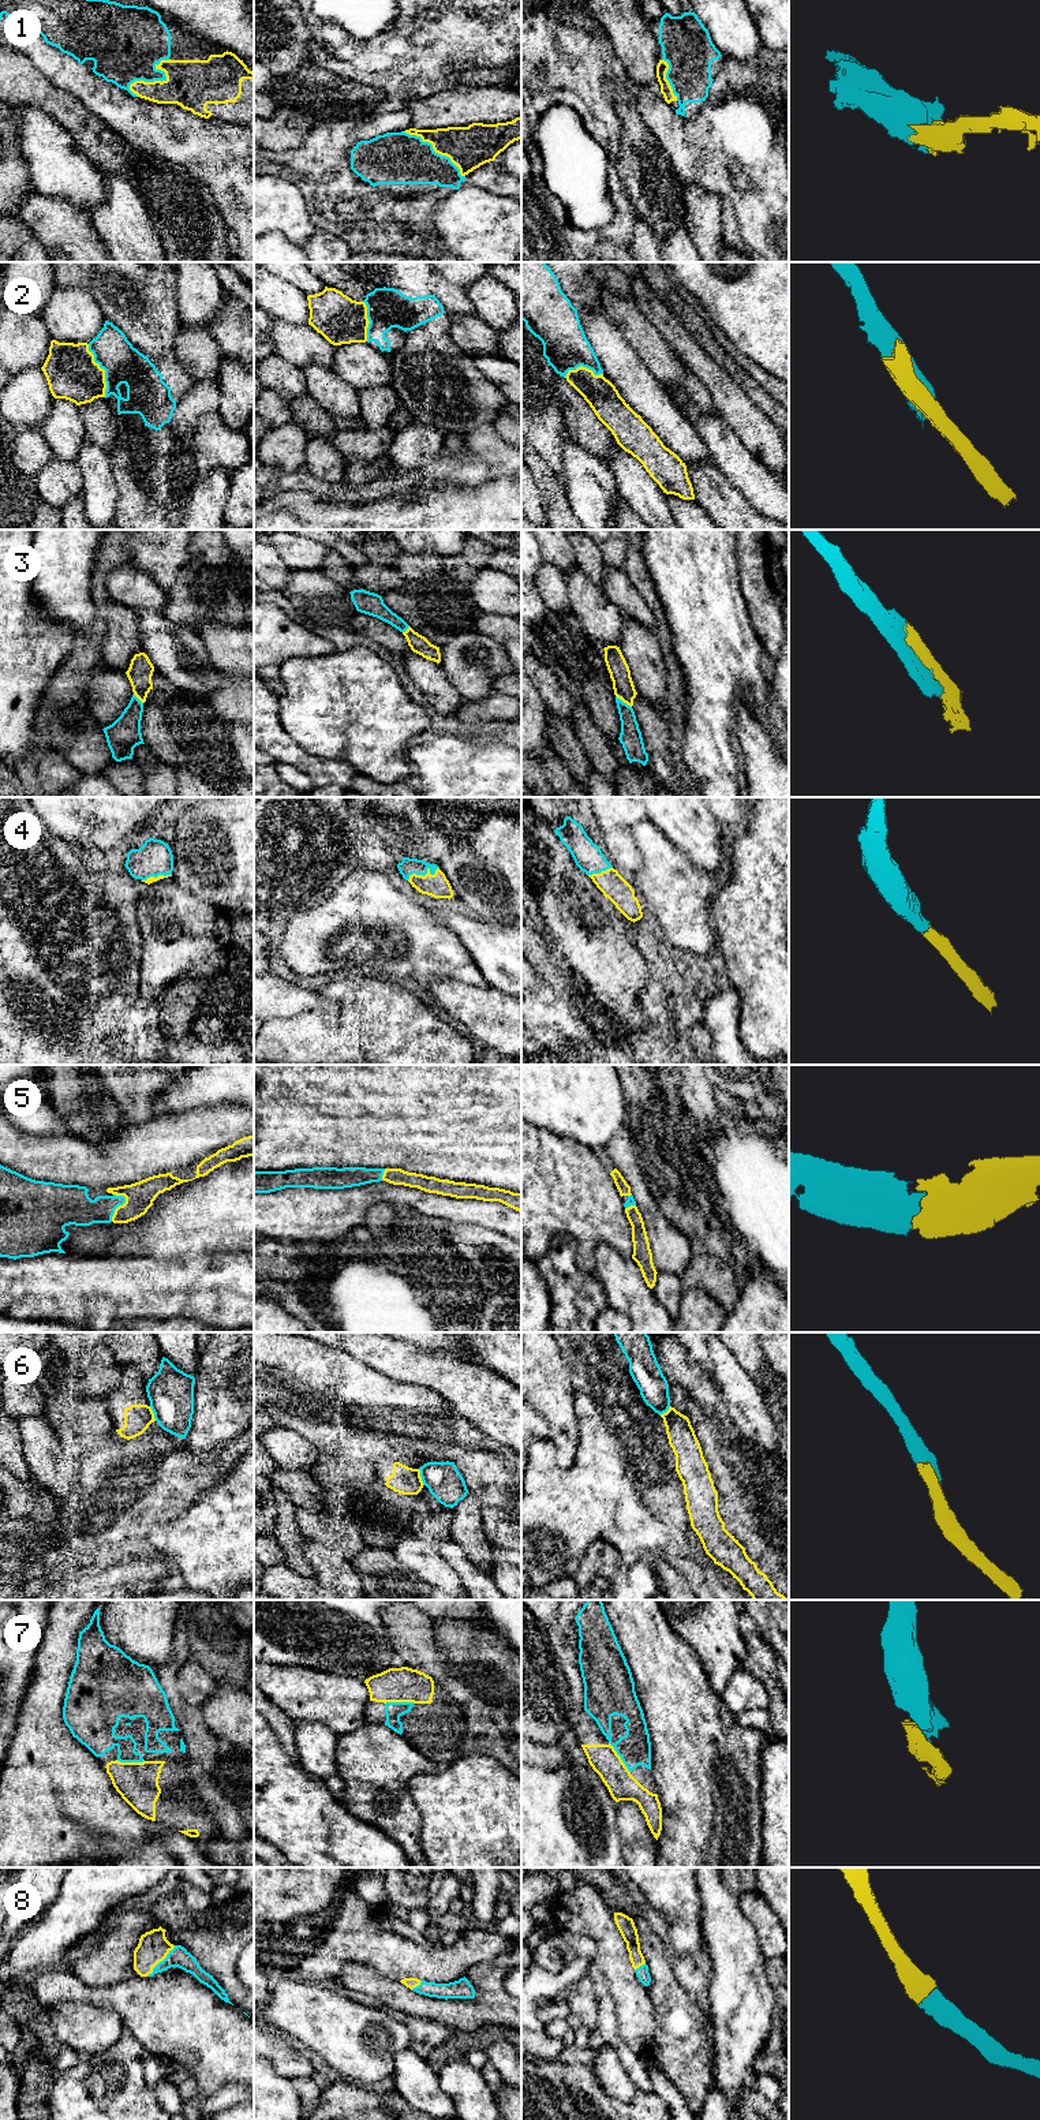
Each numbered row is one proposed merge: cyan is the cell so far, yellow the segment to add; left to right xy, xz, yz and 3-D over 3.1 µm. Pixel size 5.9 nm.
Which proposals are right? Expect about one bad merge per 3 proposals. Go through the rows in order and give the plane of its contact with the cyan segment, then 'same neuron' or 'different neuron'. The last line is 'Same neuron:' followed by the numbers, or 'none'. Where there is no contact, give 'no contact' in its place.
1: xy | same neuron
2: xy | different neuron
3: yz | same neuron
4: xz | same neuron
5: xy | same neuron
6: xz | different neuron
7: yz | same neuron
8: xy | same neuron
Same neuron: 1, 3, 4, 5, 7, 8

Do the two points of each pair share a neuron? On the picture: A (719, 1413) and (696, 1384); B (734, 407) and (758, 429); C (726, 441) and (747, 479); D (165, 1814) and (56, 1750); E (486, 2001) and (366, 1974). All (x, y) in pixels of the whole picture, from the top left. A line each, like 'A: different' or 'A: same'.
A: same
B: same
C: same
D: different
E: same

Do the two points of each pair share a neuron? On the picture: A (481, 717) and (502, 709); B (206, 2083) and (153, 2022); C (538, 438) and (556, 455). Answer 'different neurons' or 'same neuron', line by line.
A: same neuron
B: same neuron
C: same neuron

